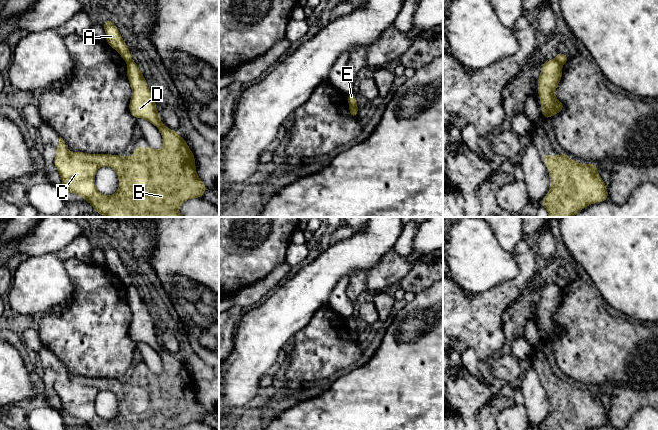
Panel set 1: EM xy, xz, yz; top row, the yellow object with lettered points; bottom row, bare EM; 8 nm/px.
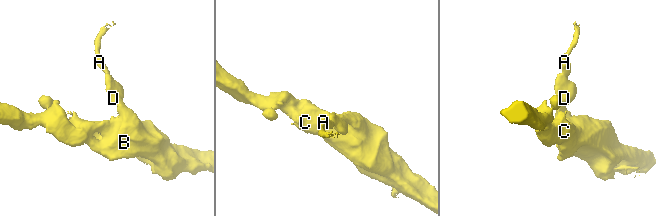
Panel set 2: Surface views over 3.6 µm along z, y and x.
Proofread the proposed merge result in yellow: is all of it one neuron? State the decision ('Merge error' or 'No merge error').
Merge error

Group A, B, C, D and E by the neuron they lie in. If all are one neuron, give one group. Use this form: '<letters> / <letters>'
A / B C D E

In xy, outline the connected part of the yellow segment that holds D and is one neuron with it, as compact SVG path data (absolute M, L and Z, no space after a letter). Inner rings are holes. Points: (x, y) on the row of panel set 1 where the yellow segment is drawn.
M134 61L127 63L127 78L132 89L129 102L130 114L143 118L157 127L163 137L163 147L155 150L149 145L143 150L135 145L135 153L130 156L112 154L71 153L60 137L56 148L54 166L58 171L65 192L82 196L94 211L104 217L181 217L179 206L193 198L202 198L207 187L198 177L196 160L186 140L177 131L165 126L158 114L154 93L149 89L142 71ZM100 167L114 169L119 179L118 191L113 195L100 193L95 186L95 174Z

